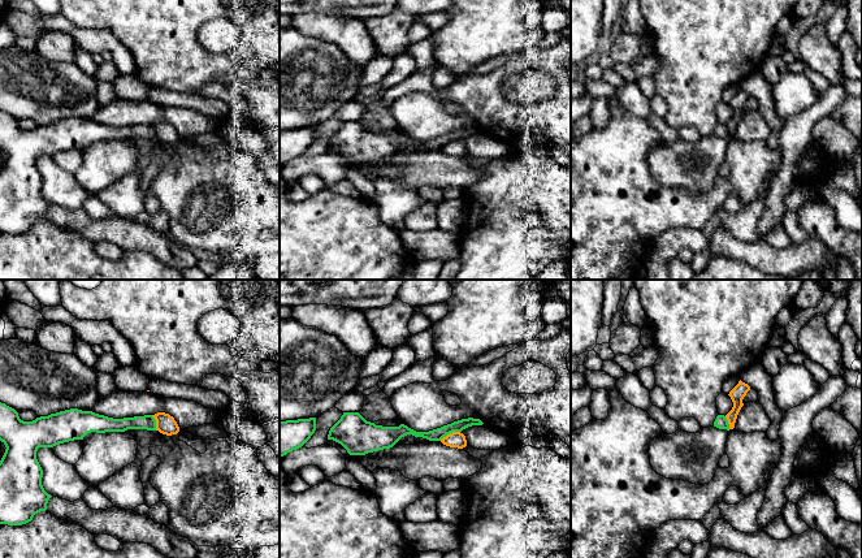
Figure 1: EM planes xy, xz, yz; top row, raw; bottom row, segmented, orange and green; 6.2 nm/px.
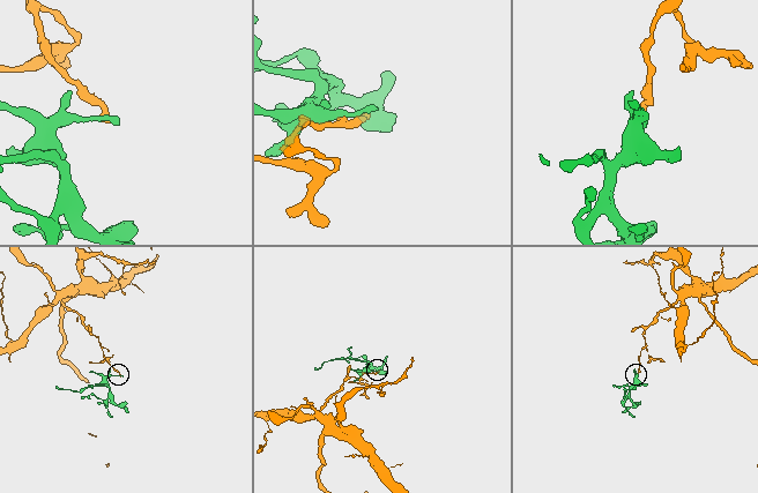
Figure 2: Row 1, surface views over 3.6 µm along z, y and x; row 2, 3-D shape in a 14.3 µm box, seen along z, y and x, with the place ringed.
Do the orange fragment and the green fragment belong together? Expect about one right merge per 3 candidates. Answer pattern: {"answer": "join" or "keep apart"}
{"answer": "keep apart"}

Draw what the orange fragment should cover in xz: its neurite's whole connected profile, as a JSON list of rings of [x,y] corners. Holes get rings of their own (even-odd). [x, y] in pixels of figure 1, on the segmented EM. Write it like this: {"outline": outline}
{"outline": [[[452,432],[447,434],[441,440],[441,442],[446,446],[458,447],[458,449],[463,449],[467,446],[465,436],[460,432]]]}

